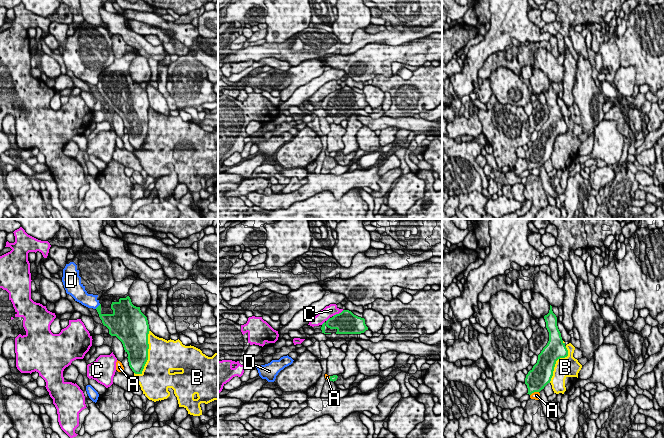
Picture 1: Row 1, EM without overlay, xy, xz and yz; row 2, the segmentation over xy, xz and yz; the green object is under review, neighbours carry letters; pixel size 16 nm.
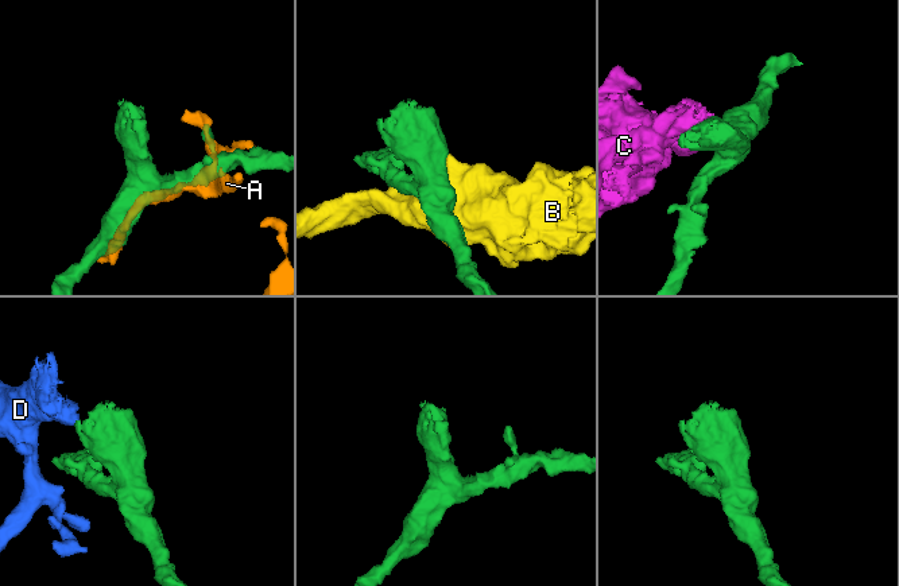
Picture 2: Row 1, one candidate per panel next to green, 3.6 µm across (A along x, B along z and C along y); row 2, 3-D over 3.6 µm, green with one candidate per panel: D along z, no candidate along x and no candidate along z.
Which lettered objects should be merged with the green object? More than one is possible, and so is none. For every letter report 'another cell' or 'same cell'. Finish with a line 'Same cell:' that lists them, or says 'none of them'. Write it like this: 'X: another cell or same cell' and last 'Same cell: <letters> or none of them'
A: another cell
B: another cell
C: another cell
D: another cell
Same cell: none of them

